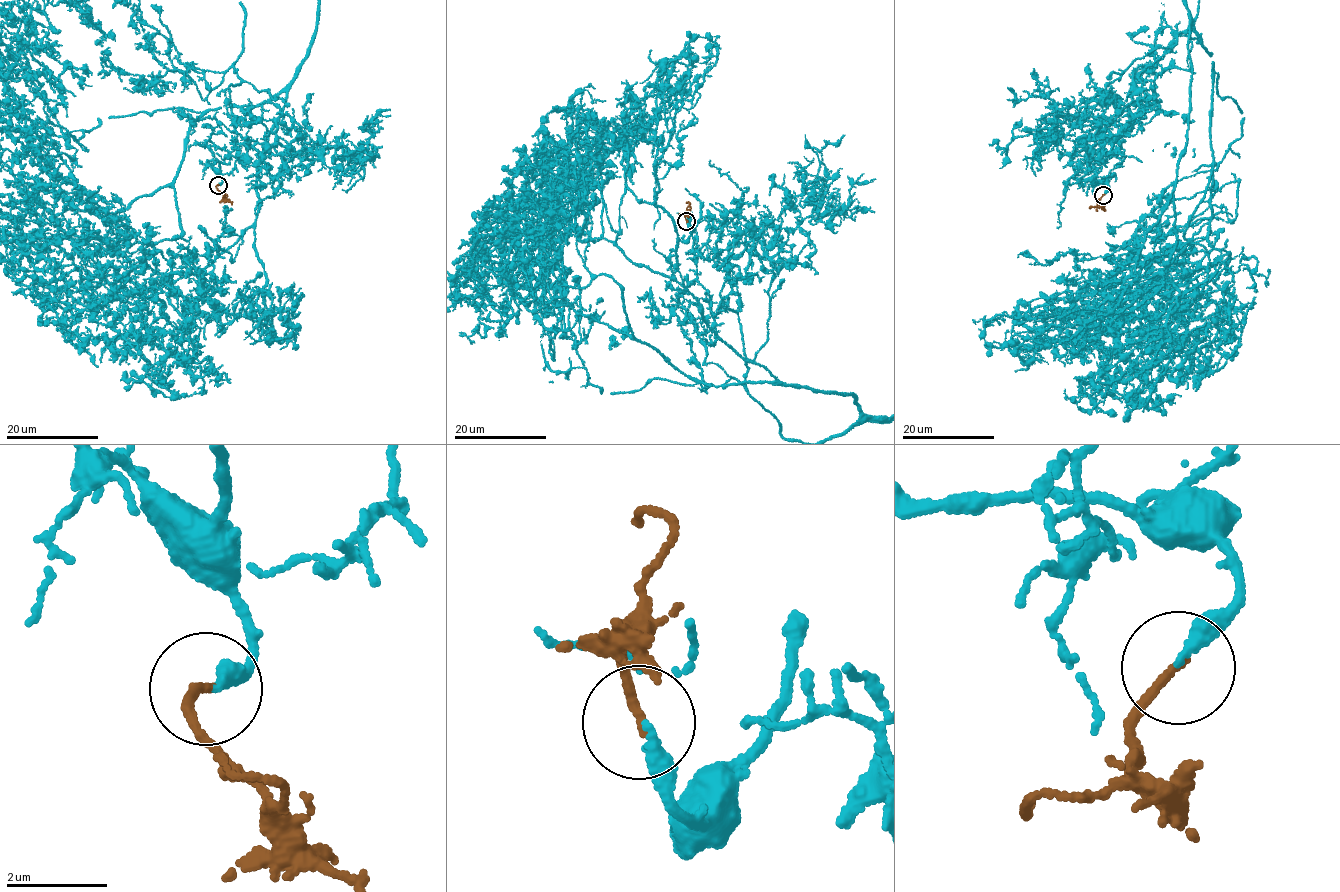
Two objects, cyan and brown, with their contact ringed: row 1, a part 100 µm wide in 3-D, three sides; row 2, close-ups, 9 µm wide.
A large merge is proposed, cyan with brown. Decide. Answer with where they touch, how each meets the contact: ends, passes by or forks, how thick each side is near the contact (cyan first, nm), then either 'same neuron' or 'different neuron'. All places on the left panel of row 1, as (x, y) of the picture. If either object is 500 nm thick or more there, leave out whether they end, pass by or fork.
(218, 185) | cyan ends | brown ends | 240/170 nm | same neuron

